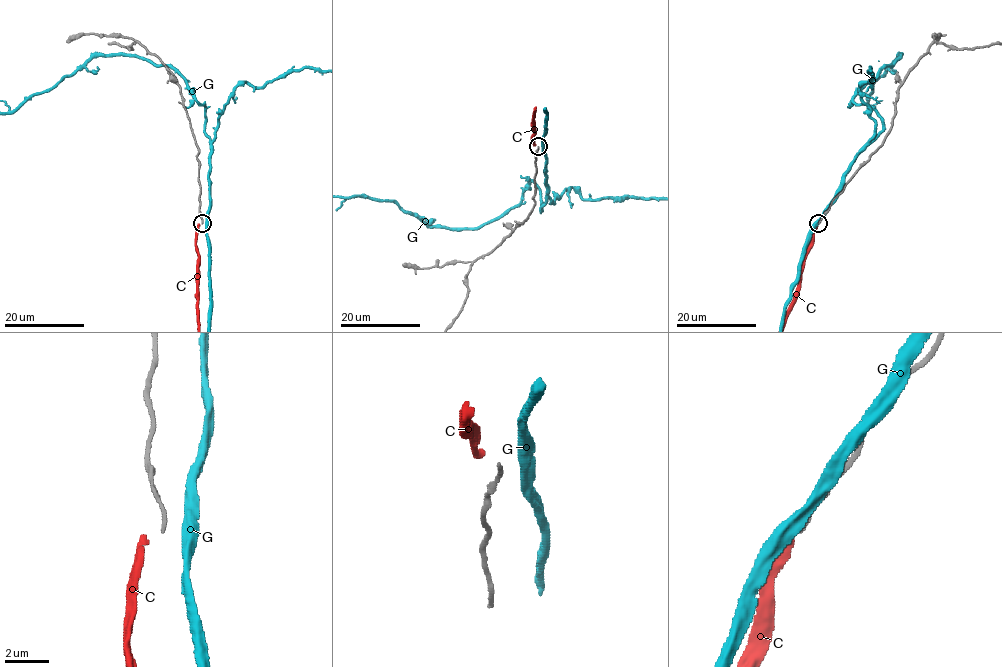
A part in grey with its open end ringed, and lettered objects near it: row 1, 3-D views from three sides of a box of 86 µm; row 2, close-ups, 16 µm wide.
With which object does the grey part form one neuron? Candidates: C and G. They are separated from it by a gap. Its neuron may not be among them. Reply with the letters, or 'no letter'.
no letter

